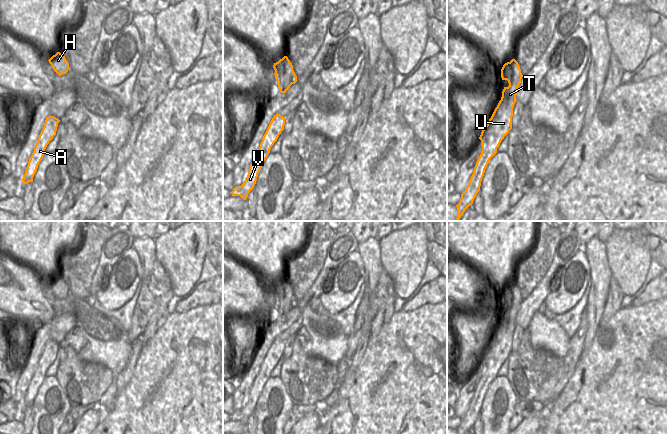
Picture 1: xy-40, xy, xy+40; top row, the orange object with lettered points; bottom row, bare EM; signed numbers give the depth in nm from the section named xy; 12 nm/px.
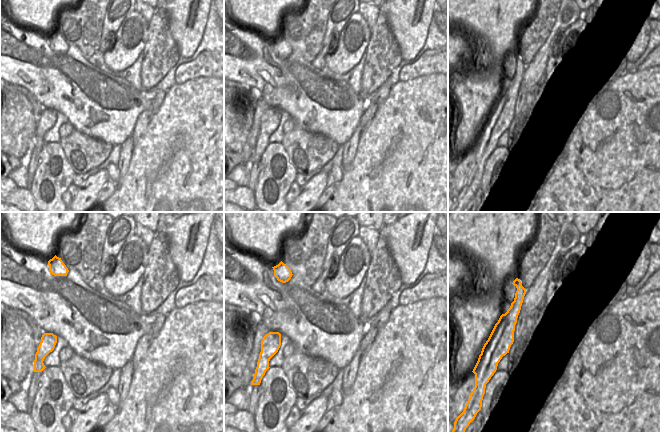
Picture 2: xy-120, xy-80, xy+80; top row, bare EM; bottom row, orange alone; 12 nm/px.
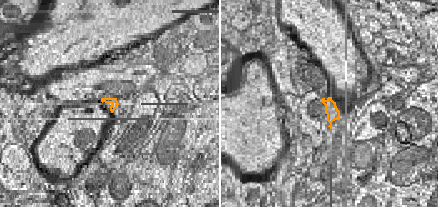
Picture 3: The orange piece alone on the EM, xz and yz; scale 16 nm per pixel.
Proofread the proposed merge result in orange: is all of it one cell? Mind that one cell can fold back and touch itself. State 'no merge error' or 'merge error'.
no merge error

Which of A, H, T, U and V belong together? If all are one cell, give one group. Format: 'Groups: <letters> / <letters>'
Groups: A H T U V

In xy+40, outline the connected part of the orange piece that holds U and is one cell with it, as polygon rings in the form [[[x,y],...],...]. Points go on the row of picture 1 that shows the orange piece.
[[[515,59],[503,65],[501,78],[507,80],[509,86],[504,87],[501,100],[481,132],[479,139],[482,141],[482,151],[469,183],[456,205],[457,218],[455,221],[460,221],[465,210],[473,204],[477,193],[480,191],[481,181],[490,159],[497,153],[501,141],[512,129],[513,108],[517,101],[517,90],[522,77],[520,66]]]

